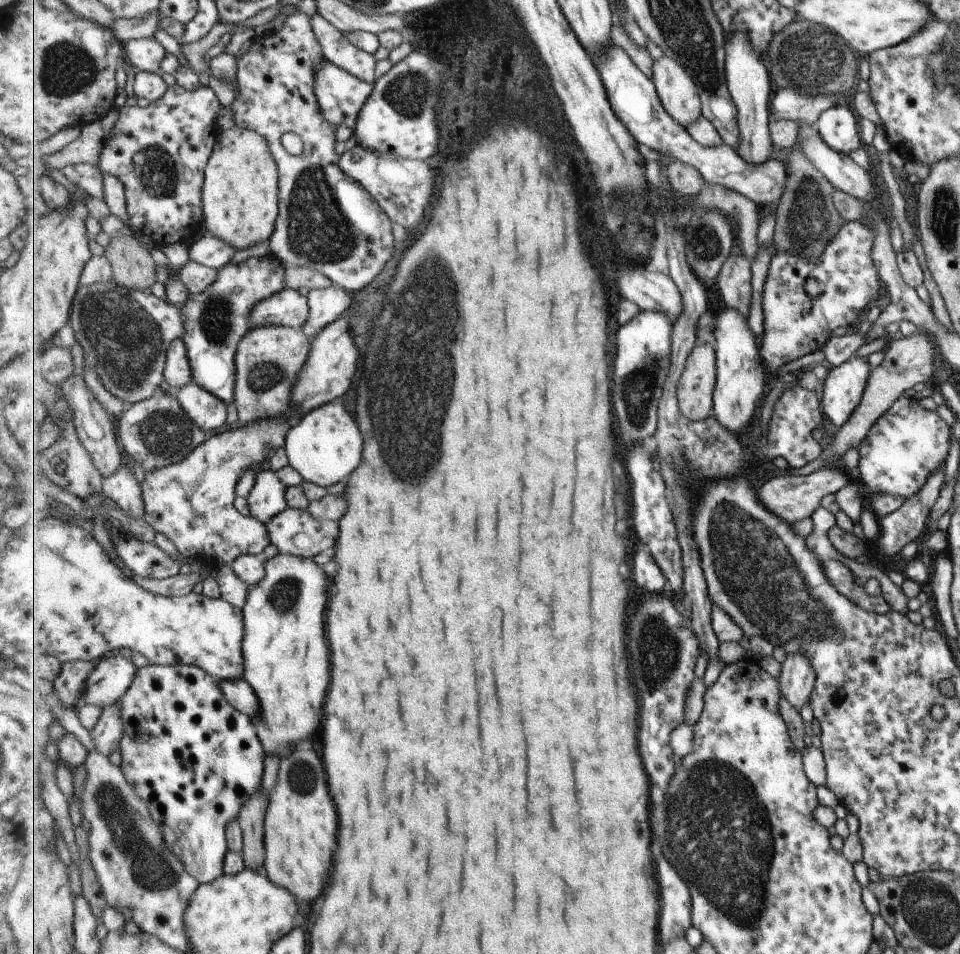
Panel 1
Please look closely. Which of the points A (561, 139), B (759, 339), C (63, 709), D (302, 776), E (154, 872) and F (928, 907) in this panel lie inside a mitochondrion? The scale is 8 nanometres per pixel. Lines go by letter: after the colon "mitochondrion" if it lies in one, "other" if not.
A: other
B: other
C: other
D: mitochondrion
E: mitochondrion
F: mitochondrion

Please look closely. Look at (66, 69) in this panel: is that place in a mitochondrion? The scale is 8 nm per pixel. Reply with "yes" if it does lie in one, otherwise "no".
yes

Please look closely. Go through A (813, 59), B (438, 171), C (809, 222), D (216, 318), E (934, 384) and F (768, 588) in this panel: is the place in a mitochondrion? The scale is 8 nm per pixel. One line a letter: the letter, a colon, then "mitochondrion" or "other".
A: mitochondrion
B: other
C: mitochondrion
D: mitochondrion
E: other
F: mitochondrion

